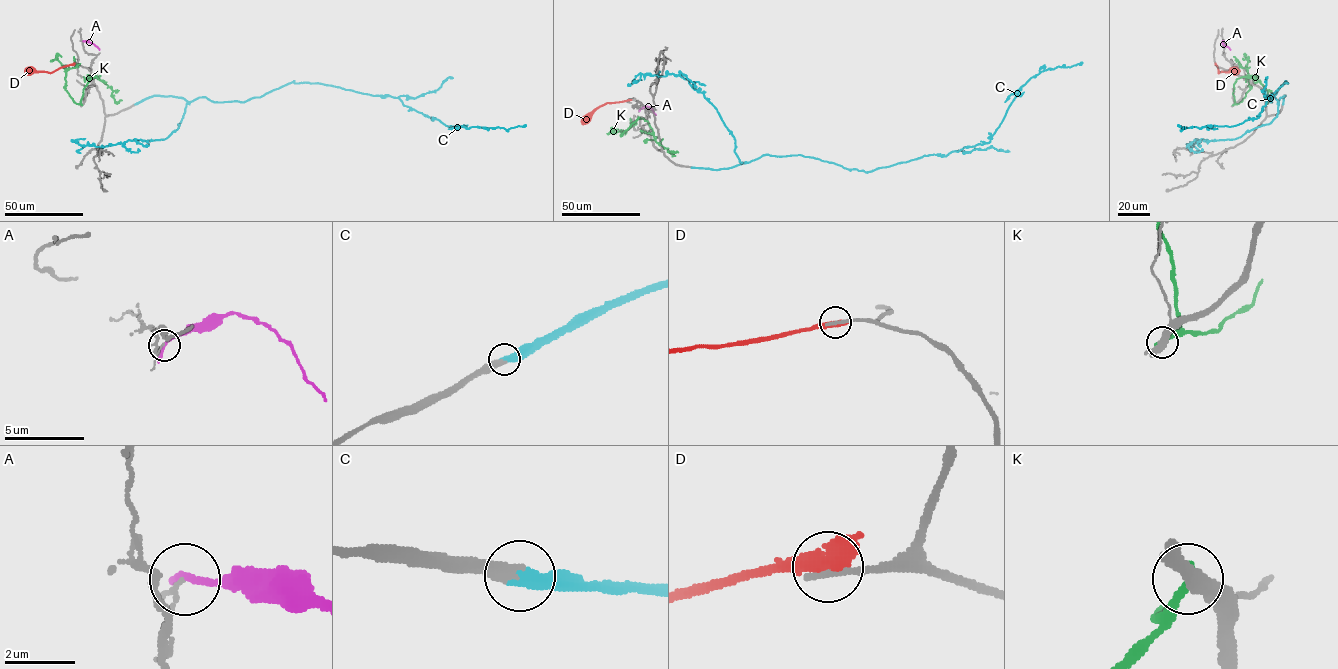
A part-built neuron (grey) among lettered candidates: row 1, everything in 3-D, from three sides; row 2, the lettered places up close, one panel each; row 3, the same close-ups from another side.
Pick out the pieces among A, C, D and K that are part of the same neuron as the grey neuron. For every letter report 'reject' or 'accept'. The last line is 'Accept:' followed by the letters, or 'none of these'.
A: reject
C: accept
D: reject
K: reject
Accept: C

